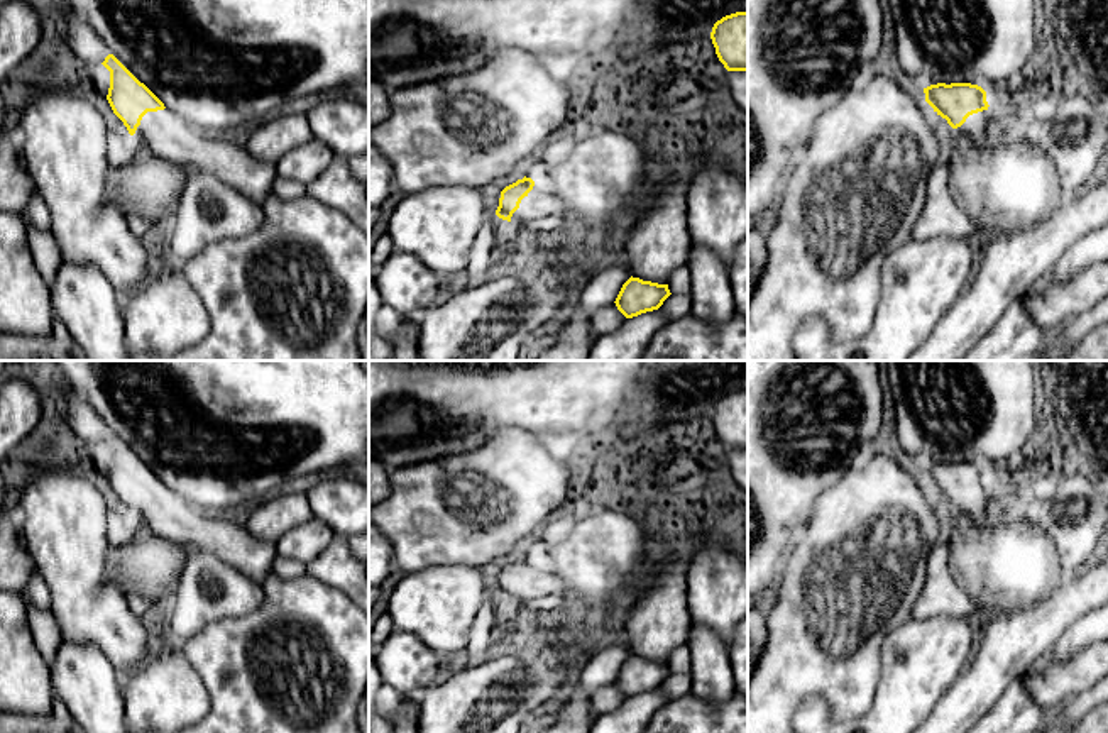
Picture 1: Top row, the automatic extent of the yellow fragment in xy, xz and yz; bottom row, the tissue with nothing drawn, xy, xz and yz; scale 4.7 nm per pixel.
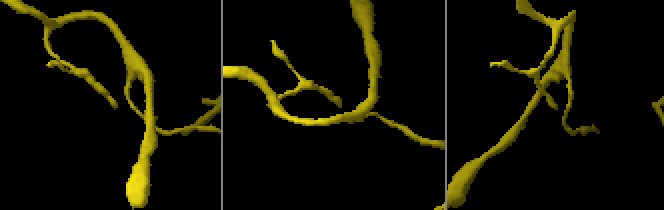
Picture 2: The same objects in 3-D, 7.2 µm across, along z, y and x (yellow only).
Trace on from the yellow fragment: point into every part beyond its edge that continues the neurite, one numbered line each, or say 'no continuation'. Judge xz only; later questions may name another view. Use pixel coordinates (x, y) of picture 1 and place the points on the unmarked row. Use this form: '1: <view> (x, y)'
1: xz (538, 583)

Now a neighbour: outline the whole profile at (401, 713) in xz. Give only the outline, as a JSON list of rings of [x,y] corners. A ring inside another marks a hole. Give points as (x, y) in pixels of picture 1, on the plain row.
[[[418,696],[392,697],[386,706],[382,706],[382,713],[387,718],[387,721],[392,725],[392,733],[420,733]]]

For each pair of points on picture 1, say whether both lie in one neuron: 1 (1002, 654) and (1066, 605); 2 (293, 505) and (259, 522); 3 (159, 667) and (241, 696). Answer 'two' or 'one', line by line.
1: one
2: one
3: two

